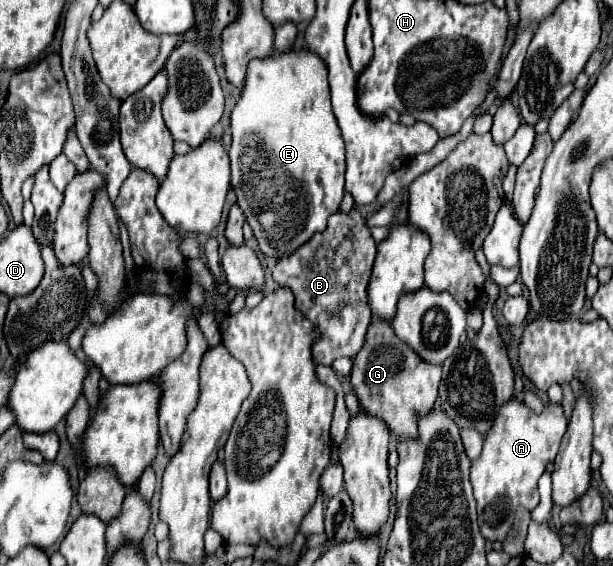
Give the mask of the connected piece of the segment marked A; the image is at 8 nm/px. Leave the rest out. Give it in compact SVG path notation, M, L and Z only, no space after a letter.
M511 399L499 409L499 415L495 417L493 427L485 435L483 451L479 459L473 461L471 465L471 485L473 485L473 495L477 501L477 515L479 515L479 527L485 539L489 541L503 541L513 525L513 515L519 505L527 509L535 509L539 503L539 491L537 491L537 481L547 469L549 461L555 459L561 439L565 433L565 415L561 405L547 405L543 415L535 415L527 405L523 405L517 399Z

